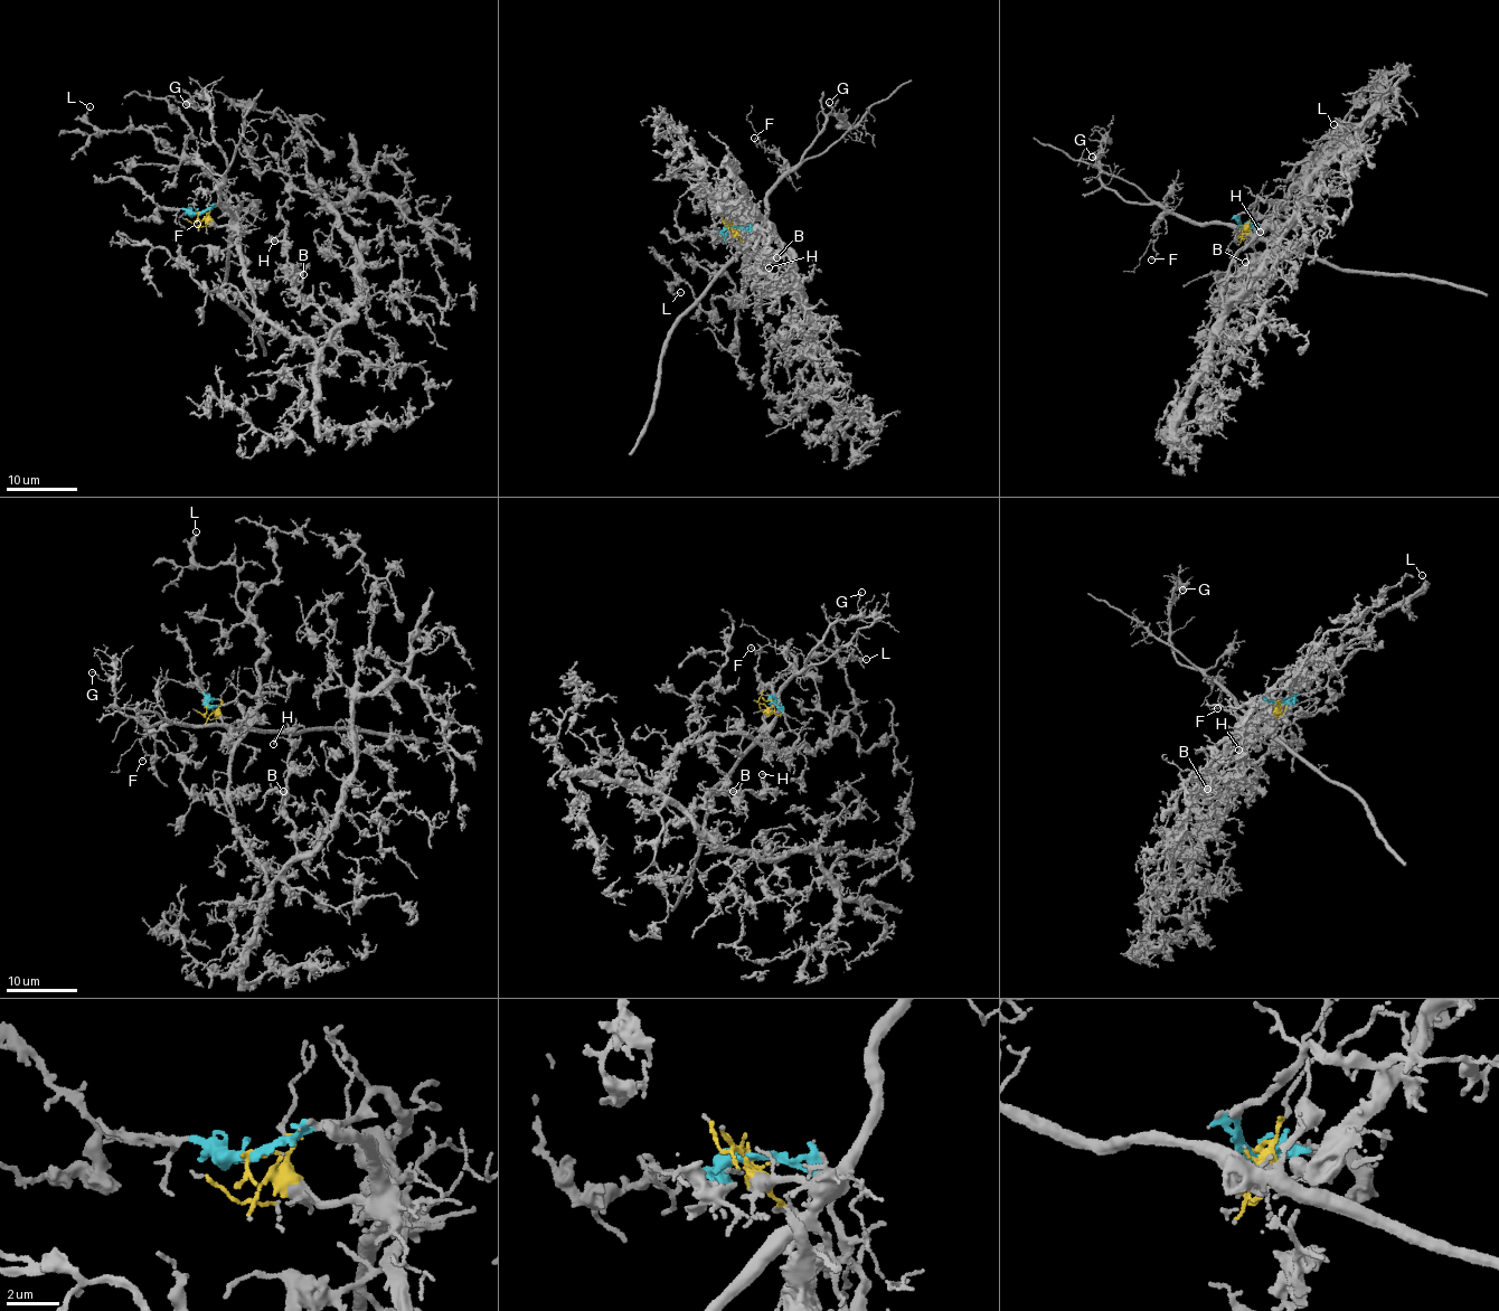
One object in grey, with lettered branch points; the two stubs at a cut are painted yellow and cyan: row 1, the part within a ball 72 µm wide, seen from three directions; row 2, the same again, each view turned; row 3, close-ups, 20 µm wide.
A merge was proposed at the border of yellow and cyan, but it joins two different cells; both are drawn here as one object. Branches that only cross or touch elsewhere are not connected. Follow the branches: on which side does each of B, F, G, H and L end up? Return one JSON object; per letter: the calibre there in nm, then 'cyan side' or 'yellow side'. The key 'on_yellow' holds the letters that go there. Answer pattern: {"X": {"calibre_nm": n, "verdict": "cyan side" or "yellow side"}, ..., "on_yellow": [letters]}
{"B": {"calibre_nm": 160, "verdict": "cyan side"}, "F": {"calibre_nm": 90, "verdict": "yellow side"}, "G": {"calibre_nm": 120, "verdict": "yellow side"}, "H": {"calibre_nm": 150, "verdict": "cyan side"}, "L": {"calibre_nm": 100, "verdict": "cyan side"}, "on_yellow": ["F", "G"]}

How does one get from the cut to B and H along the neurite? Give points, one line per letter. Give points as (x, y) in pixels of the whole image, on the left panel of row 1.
B: (197, 213), (234, 196), (253, 303), (320, 347), (335, 324), (304, 300), (303, 274)
H: (197, 213), (234, 196), (253, 303), (320, 347), (335, 324), (304, 301), (285, 246), (274, 241)

